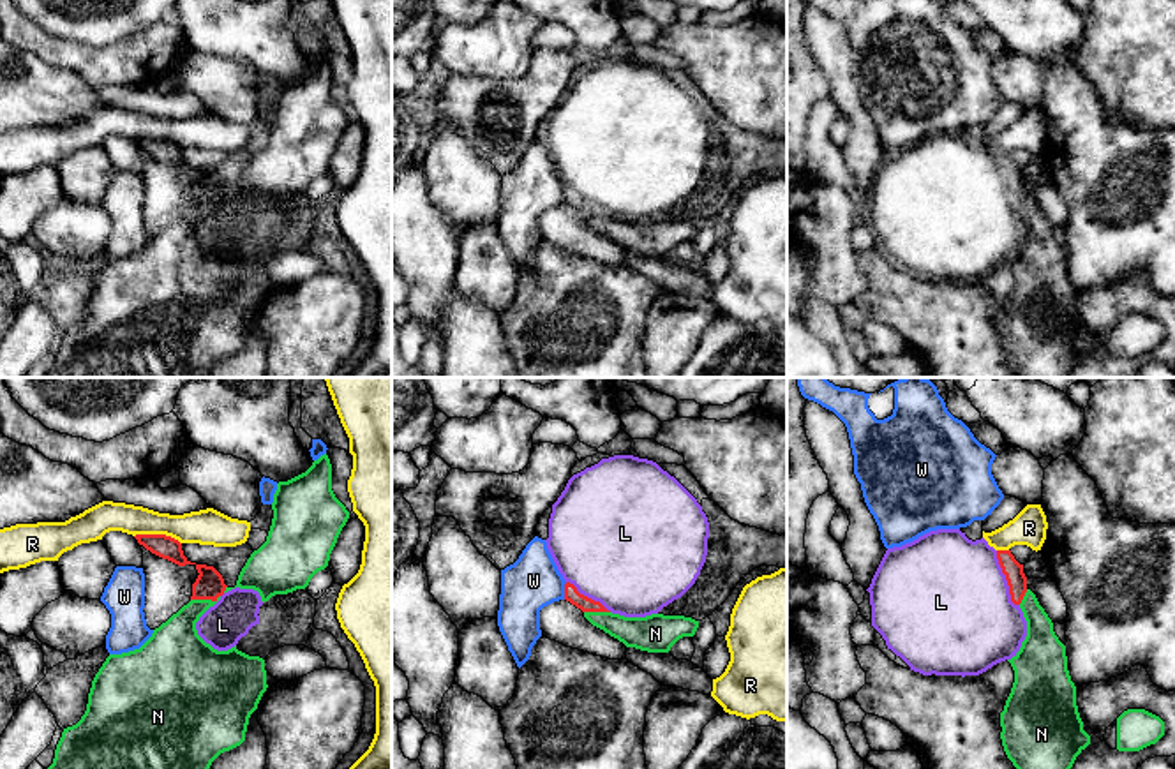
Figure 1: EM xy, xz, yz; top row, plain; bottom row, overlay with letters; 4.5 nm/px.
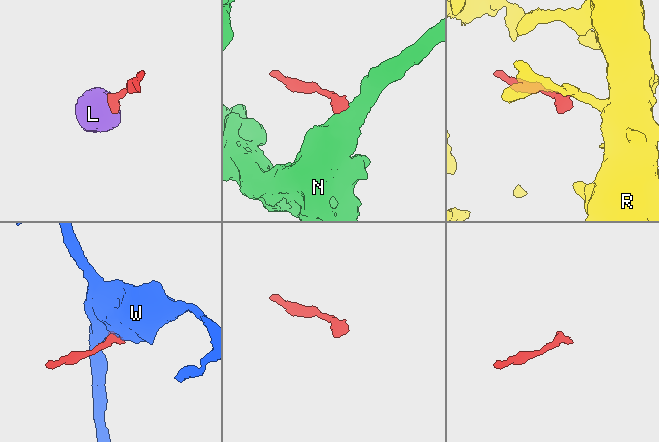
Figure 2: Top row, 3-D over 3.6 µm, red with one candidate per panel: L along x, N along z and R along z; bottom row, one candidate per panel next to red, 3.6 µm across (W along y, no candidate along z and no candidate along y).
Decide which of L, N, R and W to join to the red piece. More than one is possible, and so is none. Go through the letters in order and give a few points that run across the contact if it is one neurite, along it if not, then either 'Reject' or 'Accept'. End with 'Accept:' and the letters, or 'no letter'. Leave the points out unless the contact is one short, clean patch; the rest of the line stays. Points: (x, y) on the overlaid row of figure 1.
L: Line: yz (1017, 581), (1006, 579), (955, 598). Accept
N: Line: xy (219, 595), (214, 600), (191, 598). Reject
R: Line: xy (134, 535), (170, 535), (180, 544). Reject
W: Line: xz (567, 582), (563, 598). Reject
Accept: L

